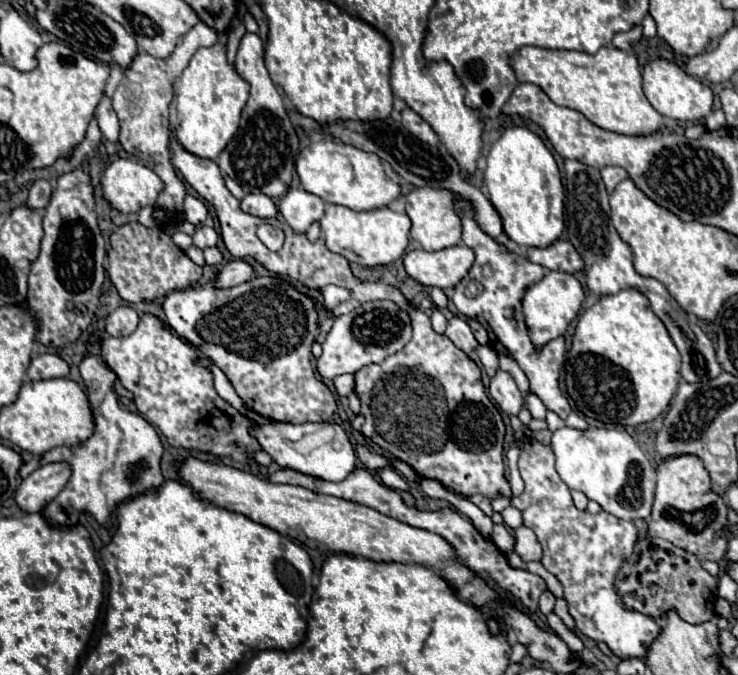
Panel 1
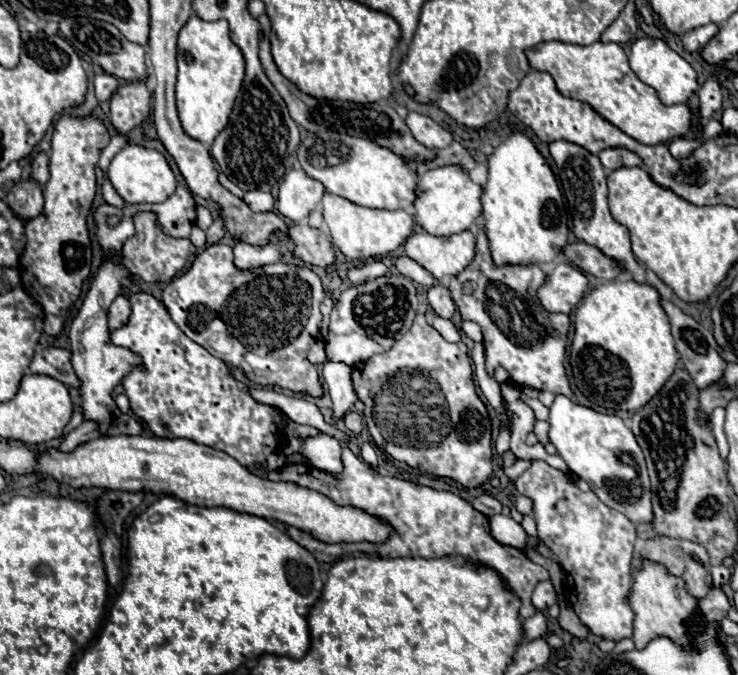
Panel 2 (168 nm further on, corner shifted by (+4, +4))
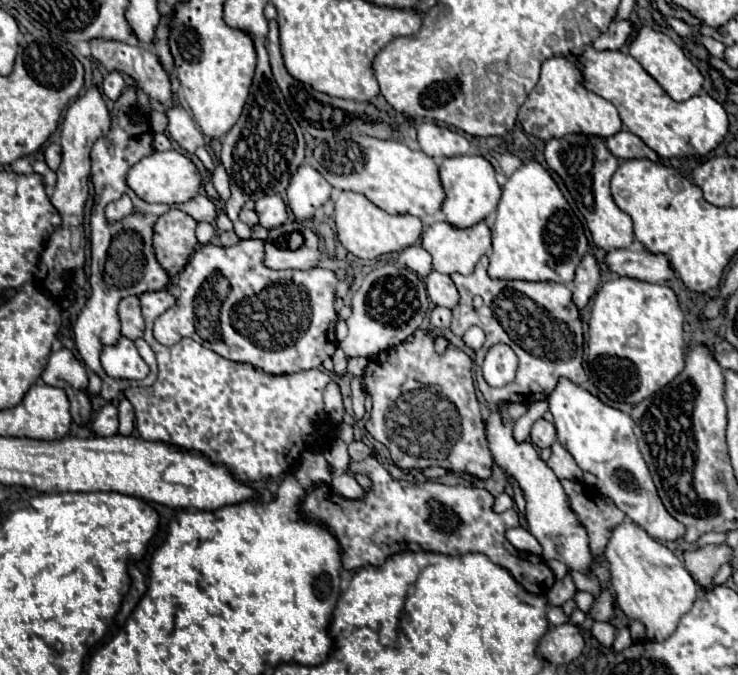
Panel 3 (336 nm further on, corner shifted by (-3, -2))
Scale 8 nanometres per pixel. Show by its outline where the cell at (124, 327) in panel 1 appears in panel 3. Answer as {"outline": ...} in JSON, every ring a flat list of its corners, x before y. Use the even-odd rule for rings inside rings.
{"outline":[[126,296,122,298,118,306,118,316,122,322,122,334,130,340,136,340,144,332,144,318,140,312,140,300,138,296]]}

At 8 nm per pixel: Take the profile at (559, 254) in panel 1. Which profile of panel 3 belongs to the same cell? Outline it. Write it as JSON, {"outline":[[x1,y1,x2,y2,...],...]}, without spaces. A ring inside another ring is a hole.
{"outline":[[628,248,610,250,606,254,606,264,618,276,630,276,644,282,668,282,676,276,670,266,668,256,650,254,650,252,632,252]]}

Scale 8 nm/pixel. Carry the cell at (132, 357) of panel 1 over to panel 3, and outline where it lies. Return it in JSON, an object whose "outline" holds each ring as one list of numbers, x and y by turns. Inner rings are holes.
{"outline":[[168,290,146,292,140,296,142,302,142,316,146,320,144,340,152,346,156,360,158,360,158,380,154,386,140,388,132,386,124,390,124,396,132,402,136,414,136,428,144,440,152,442,168,442,180,450,196,450,204,454,212,464,224,464,230,474,242,482,260,482,266,478,278,478,290,468,290,458,296,460,302,452,312,448,324,448,324,442,332,430,330,418,324,410,322,390,330,382,330,376,322,370,302,370,296,374,266,374,256,370,252,364,232,362,222,358,220,354,204,348,202,344,194,342,192,338,184,338,174,346,162,346,152,336,154,320,176,304,176,298]]}

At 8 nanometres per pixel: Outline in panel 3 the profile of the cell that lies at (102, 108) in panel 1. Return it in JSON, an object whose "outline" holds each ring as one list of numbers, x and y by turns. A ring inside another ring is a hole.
{"outline":[[110,72,104,82,102,82,102,92,110,98,110,100,116,100,118,94,122,94,122,88,126,86,124,78,120,72]]}

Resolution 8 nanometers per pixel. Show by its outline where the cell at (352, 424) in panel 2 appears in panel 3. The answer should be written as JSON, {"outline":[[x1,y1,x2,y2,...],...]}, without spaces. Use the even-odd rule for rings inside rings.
{"outline":[[354,376,352,378,352,404,354,404,354,416,360,420,364,416,364,388,362,388,362,378]]}

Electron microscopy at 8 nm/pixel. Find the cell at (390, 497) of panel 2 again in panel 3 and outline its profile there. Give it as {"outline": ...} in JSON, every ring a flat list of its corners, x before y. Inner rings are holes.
{"outline":[[366,458,354,462,354,470,370,474,374,488,360,500,348,500,332,490,332,486,318,486,302,502,302,514,310,520,318,520,328,526,342,546,342,564,346,570,362,566,380,566,390,554,402,550,428,550,448,556,464,556,468,552,482,552,494,564,506,568,518,584,522,584,532,594,546,594,556,582,552,570,546,562,528,552,516,550,506,540,506,530,520,526,520,516,516,510,506,510,496,514,492,510,494,496,484,488,468,486,446,486,440,482,410,484,404,480,394,480,376,458],[346,506,350,538,346,536],[432,516,436,522,432,522],[540,578,540,580,538,580]]}

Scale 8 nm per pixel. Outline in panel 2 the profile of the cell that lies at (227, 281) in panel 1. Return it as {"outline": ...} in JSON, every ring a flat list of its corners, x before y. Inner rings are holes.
{"outline":[[275,232,275,240,267,246,251,246,245,242,237,242,233,246,235,254,235,266,241,270,255,270,265,264,273,264,281,258,281,240,285,236,281,232]]}

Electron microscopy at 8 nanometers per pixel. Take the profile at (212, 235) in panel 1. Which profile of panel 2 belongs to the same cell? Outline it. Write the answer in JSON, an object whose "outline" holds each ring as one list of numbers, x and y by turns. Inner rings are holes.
{"outline":[[197,206,197,226,201,228,201,230,206,231,211,224,213,223,214,219,210,213,210,211,205,206]]}

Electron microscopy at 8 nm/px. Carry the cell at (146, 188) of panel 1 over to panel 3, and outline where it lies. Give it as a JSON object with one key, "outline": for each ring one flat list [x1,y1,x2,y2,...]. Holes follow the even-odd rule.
{"outline":[[168,150,168,152,154,152,142,158,142,162,136,162,128,174,128,186,146,202,180,204,198,194,198,190,202,188,202,176,198,174,196,164,188,156,176,150]]}

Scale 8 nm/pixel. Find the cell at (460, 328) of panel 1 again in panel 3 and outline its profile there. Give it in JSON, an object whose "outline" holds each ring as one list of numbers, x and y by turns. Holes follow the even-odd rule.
{"outline":[[432,270,426,276,426,288,428,288,428,296,436,306,446,306,446,308,454,308,458,302,458,290,454,286,454,282,446,276,440,274,436,270]]}

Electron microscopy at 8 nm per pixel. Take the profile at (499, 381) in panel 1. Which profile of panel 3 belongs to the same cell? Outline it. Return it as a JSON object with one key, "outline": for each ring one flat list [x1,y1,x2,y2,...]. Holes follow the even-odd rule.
{"outline":[[540,418,540,420,534,422,530,436,532,436,532,442,538,448,548,448,548,446,552,446,556,442,556,428,550,422]]}

